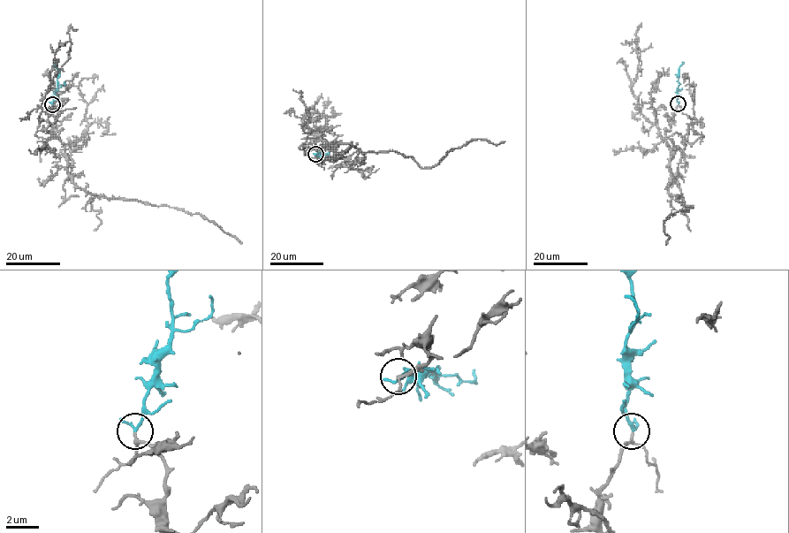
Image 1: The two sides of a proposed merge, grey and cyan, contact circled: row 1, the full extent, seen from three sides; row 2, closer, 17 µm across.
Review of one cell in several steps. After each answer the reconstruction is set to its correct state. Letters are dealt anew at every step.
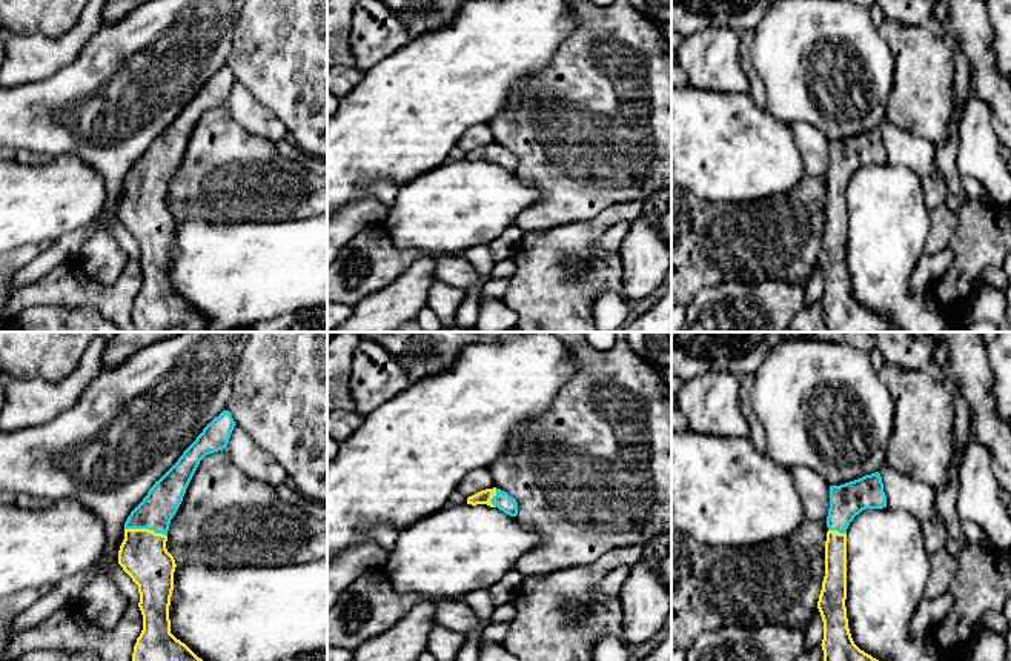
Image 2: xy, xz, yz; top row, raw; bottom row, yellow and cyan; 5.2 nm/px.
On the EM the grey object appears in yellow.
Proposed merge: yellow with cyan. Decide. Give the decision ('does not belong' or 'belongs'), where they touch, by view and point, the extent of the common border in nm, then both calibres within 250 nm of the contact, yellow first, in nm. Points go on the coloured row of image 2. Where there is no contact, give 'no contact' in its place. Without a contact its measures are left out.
belongs | xy (146, 529) | 220 nm | 260/180 nm

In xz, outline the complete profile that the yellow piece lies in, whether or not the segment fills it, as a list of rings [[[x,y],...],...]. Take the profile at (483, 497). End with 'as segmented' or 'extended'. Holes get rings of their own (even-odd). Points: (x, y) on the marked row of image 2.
[[[486,489],[467,498],[467,504],[487,504],[490,507],[498,507],[510,517],[518,515],[518,503],[513,497],[501,489]]]; extended

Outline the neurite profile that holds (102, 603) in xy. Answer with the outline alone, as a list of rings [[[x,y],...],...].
[[[106,575],[95,576],[80,593],[81,615],[103,630],[112,630],[128,609],[128,600]]]

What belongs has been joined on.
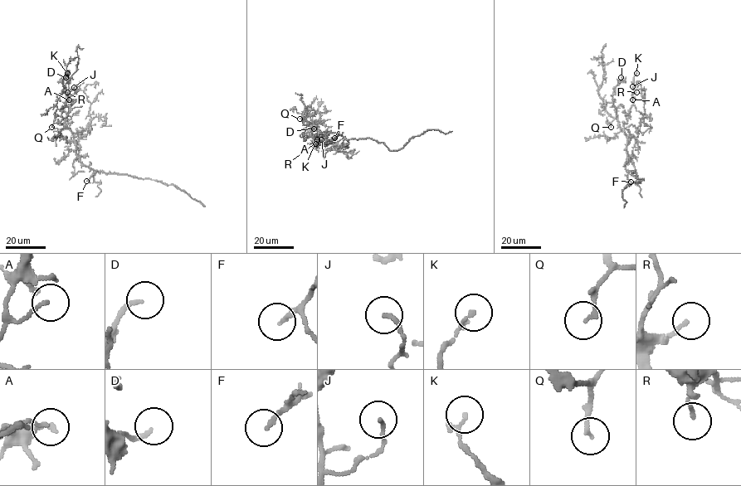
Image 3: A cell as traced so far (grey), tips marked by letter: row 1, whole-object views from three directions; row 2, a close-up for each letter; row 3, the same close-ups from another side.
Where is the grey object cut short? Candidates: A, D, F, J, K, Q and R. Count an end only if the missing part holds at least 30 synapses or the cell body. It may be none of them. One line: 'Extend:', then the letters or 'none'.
Extend: D, F, Q

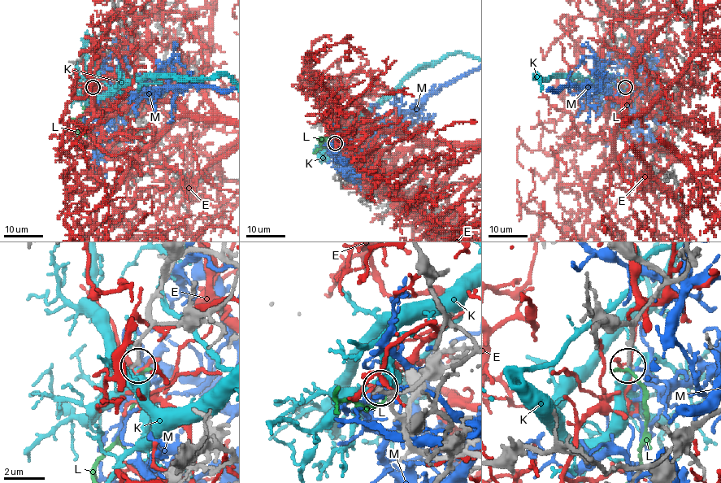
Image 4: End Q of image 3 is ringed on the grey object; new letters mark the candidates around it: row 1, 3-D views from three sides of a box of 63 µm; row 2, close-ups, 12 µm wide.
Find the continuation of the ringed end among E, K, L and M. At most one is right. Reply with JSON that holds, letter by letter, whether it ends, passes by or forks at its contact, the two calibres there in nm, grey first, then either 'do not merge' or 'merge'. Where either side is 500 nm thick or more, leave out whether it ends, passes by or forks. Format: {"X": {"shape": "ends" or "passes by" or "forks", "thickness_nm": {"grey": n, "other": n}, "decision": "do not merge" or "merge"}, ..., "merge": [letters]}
{"E": {"shape": "forks", "thickness_nm": {"grey": 160, "other": 190}, "decision": "do not merge"}, "K": {"shape": "forks", "thickness_nm": {"grey": 160, "other": 200}, "decision": "do not merge"}, "L": {"shape": "passes by", "thickness_nm": {"grey": 160, "other": 140}, "decision": "merge"}, "M": {"shape": "passes by", "thickness_nm": {"grey": 170, "other": 130}, "decision": "do not merge"}, "merge": ["L"]}

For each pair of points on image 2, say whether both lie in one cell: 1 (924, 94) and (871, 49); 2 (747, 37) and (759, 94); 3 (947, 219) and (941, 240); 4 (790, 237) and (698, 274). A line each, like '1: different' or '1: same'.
1: different
2: same
3: same
4: same

